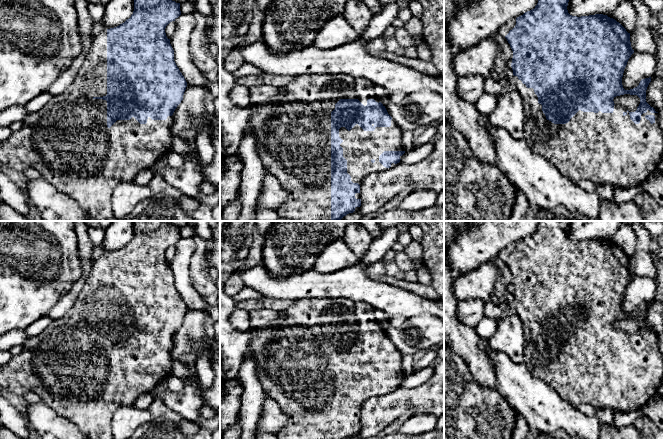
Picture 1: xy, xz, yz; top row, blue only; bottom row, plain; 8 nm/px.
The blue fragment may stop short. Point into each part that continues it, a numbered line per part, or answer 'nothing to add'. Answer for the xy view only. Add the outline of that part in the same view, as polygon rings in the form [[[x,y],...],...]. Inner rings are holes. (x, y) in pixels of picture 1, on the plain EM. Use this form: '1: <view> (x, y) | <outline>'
1: xy (67, 365) | [[[103,253],[97,260],[92,262],[92,269],[85,280],[85,284],[80,291],[73,307],[62,317],[53,320],[41,333],[29,337],[23,343],[21,353],[12,356],[10,361],[0,366],[0,390],[7,390],[19,396],[24,396],[28,391],[35,392],[48,407],[54,410],[61,417],[71,421],[81,433],[88,439],[114,439],[112,434],[112,419],[114,413],[120,406],[133,405],[135,400],[142,394],[151,393],[157,384],[164,378],[171,376],[173,357],[171,350],[173,340],[168,340],[166,344],[147,343],[146,348],[140,348],[134,341],[130,344],[117,344],[110,352],[107,351],[107,325],[102,321],[107,319],[107,253]]]

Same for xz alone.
1: xz (293, 358) | [[[300,299],[296,300],[283,312],[283,320],[277,325],[258,328],[251,336],[249,351],[255,359],[256,375],[267,397],[270,397],[279,406],[287,418],[287,425],[279,431],[278,439],[331,439],[331,336],[335,333],[335,328],[340,323],[358,323],[364,330],[368,323],[381,326],[374,316],[374,308],[363,302],[352,302],[350,299]]]

